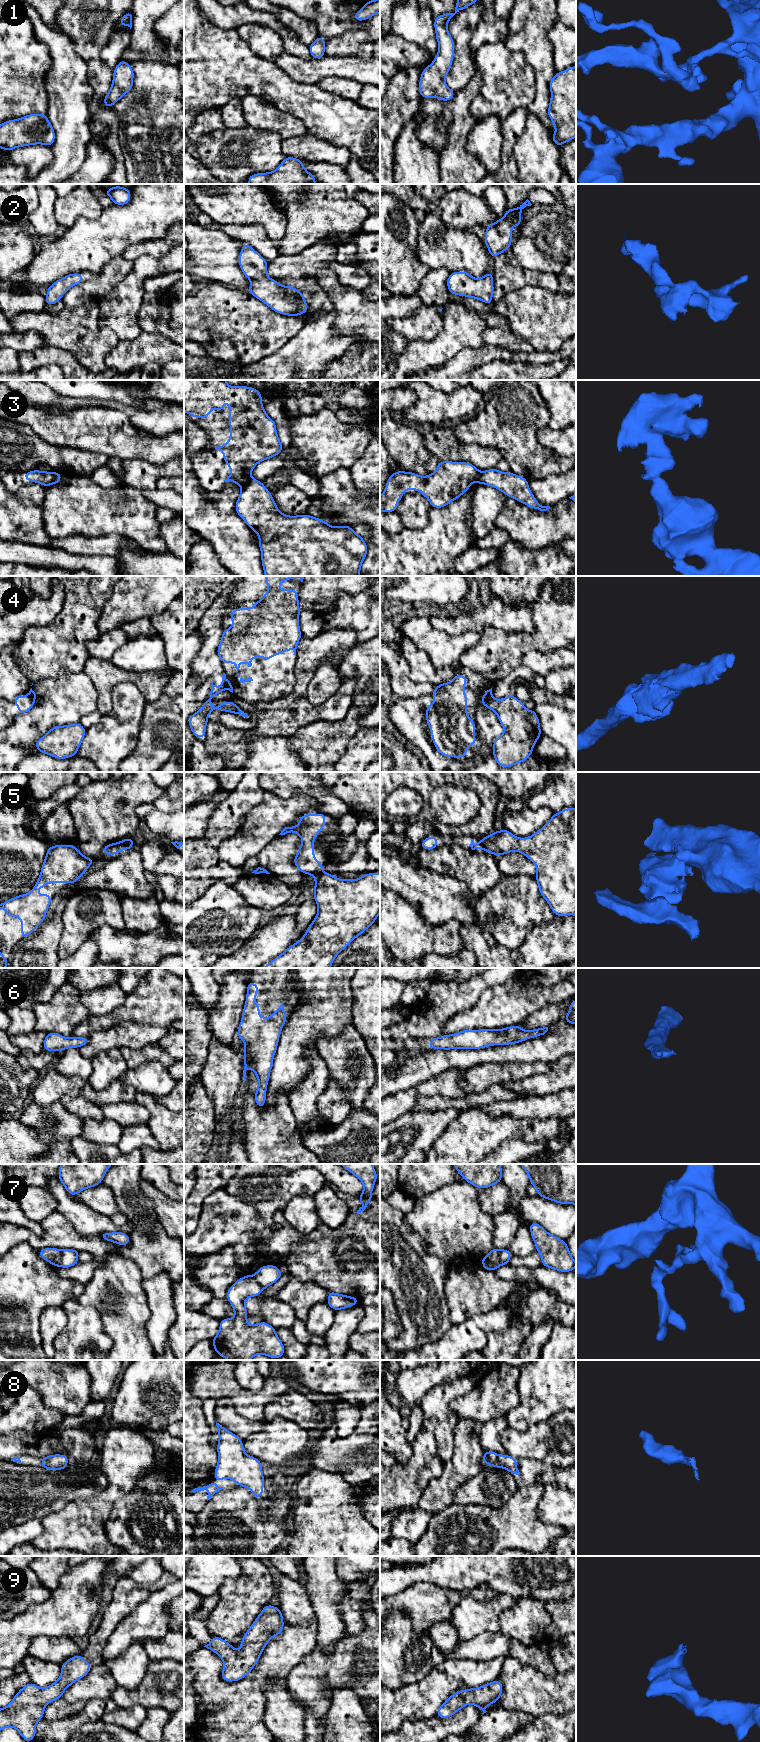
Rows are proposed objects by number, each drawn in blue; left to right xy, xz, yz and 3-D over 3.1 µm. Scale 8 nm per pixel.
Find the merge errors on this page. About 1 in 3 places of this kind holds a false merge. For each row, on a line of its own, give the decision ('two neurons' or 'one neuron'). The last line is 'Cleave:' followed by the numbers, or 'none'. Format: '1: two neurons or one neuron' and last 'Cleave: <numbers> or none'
1: one neuron
2: one neuron
3: two neurons
4: two neurons
5: two neurons
6: one neuron
7: two neurons
8: one neuron
9: one neuron
Cleave: 3, 4, 5, 7

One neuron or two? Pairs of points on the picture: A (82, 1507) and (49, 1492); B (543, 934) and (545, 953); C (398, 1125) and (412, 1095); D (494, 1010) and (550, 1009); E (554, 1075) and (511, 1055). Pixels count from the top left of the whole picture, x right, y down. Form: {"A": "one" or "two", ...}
{"A": "two", "B": "one", "C": "two", "D": "two", "E": "two"}

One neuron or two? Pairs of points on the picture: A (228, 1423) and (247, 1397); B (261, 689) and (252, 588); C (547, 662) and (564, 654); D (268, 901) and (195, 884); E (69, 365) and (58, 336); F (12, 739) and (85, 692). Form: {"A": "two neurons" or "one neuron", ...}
{"A": "two neurons", "B": "one neuron", "C": "one neuron", "D": "two neurons", "E": "two neurons", "F": "one neuron"}

